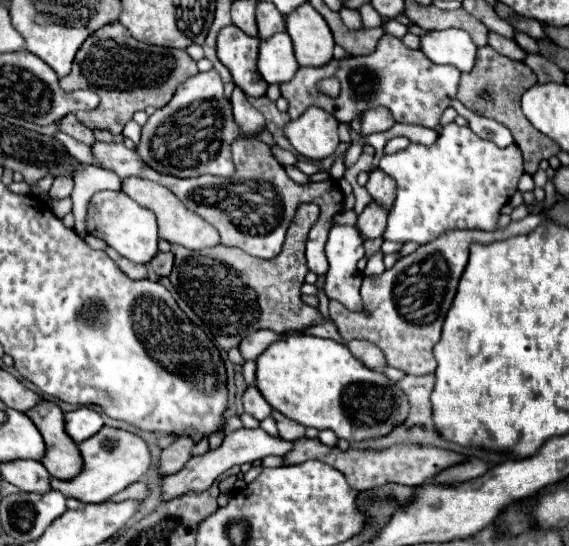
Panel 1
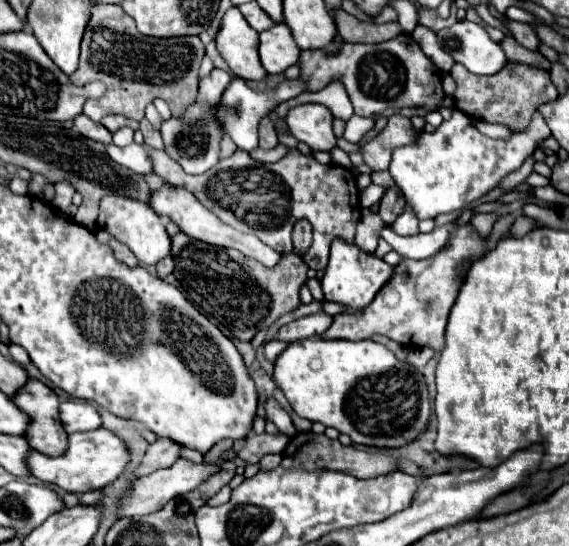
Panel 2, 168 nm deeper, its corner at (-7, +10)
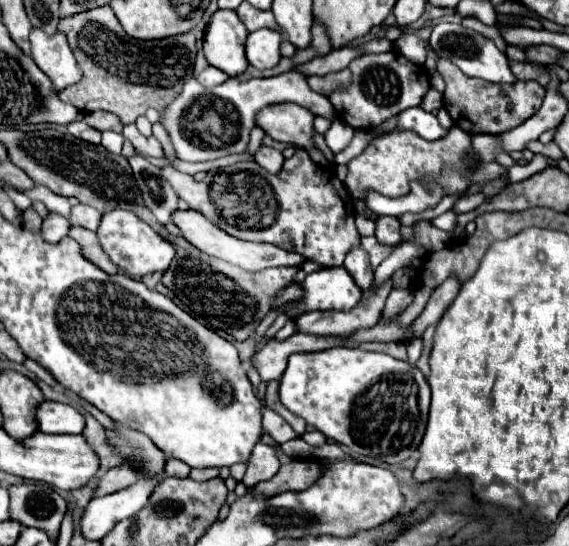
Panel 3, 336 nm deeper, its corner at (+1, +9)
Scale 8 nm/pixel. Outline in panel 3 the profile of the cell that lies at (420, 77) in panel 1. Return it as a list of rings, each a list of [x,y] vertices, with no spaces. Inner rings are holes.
[[[395,51],[379,53],[379,55],[361,55],[349,63],[351,83],[345,87],[337,87],[329,95],[331,103],[339,119],[343,119],[353,129],[373,129],[381,125],[385,119],[409,109],[417,107],[425,93],[429,91],[429,71],[421,65],[411,63],[403,55]]]

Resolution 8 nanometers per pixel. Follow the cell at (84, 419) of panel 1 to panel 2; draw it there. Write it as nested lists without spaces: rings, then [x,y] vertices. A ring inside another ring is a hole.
[[[67,400],[59,404],[59,420],[67,434],[95,430],[101,426],[101,416],[95,406],[83,400]]]

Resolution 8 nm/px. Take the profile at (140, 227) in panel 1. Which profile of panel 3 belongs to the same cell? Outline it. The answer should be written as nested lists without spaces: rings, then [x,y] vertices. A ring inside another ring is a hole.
[[[115,209],[115,211],[107,211],[101,217],[99,229],[97,229],[101,247],[107,251],[107,255],[111,257],[111,261],[125,271],[131,277],[143,277],[147,273],[153,271],[165,271],[171,263],[171,259],[175,257],[175,249],[169,241],[165,241],[159,233],[155,233],[145,221],[141,221],[133,211],[125,211],[125,209]]]

